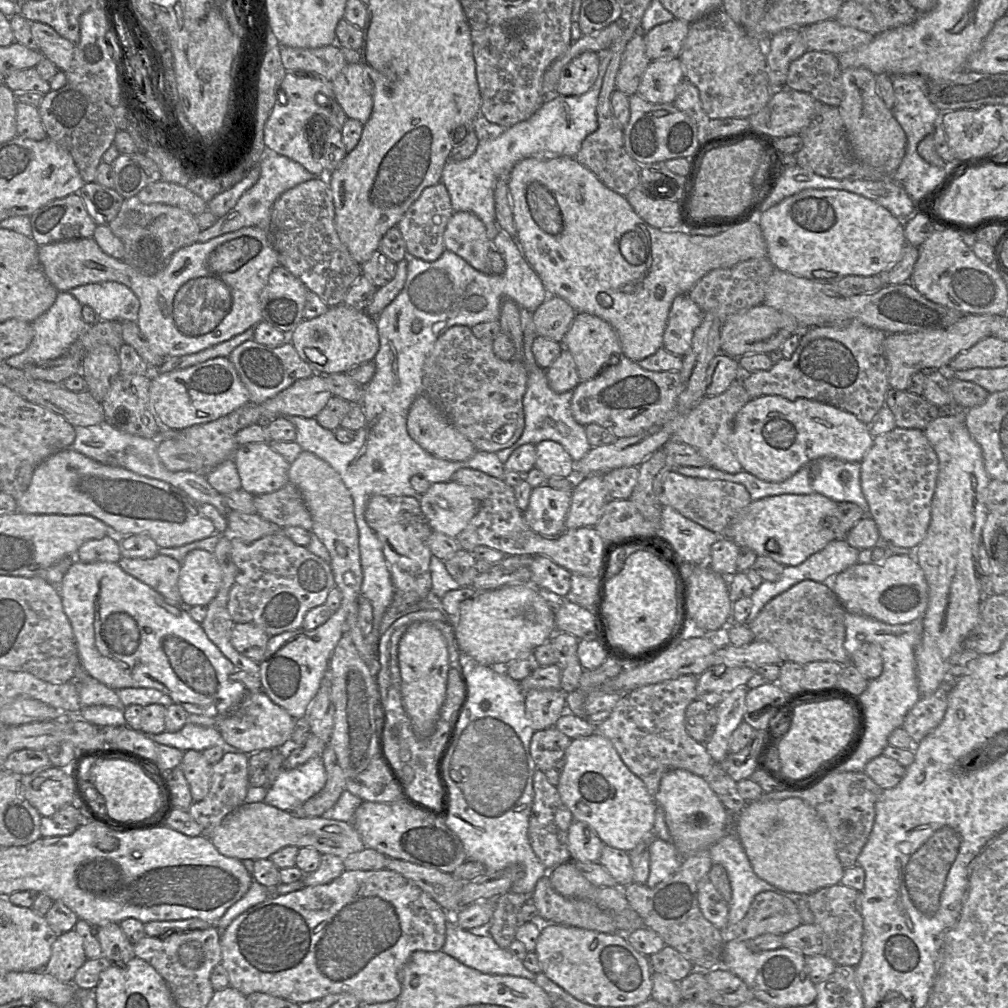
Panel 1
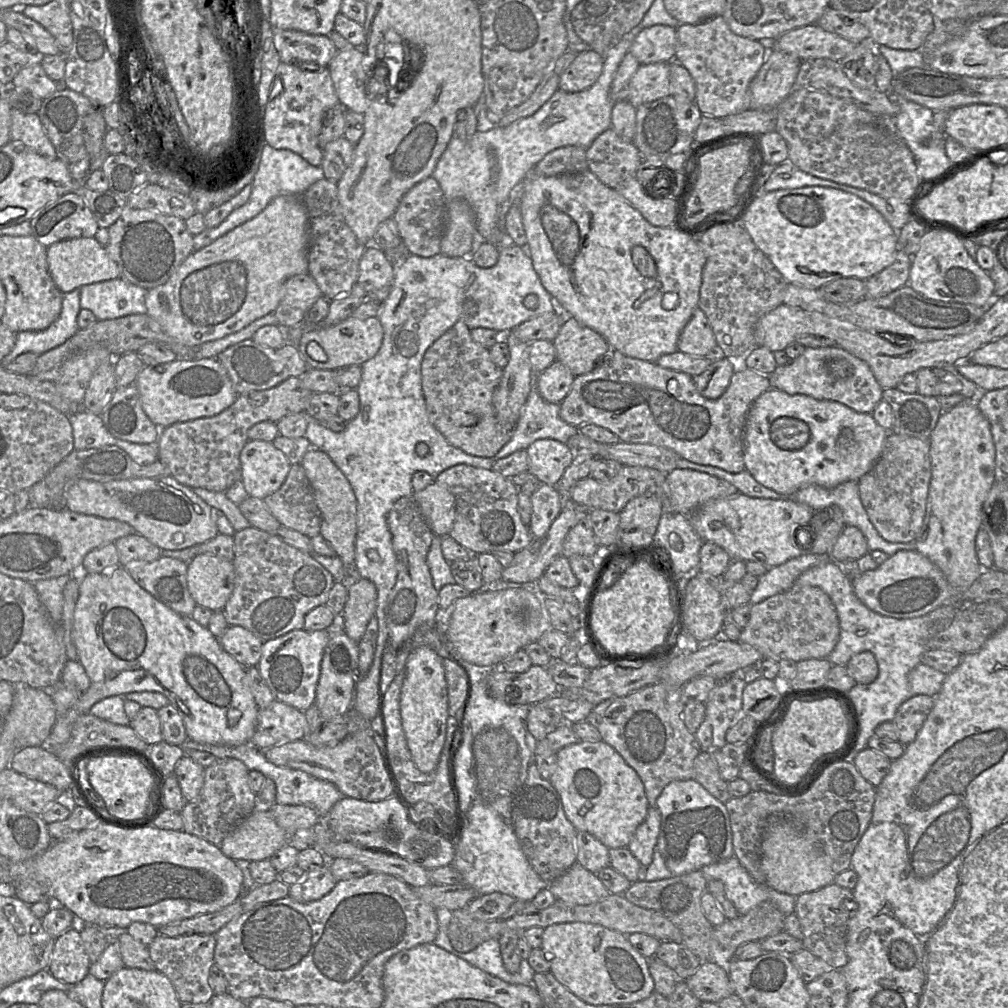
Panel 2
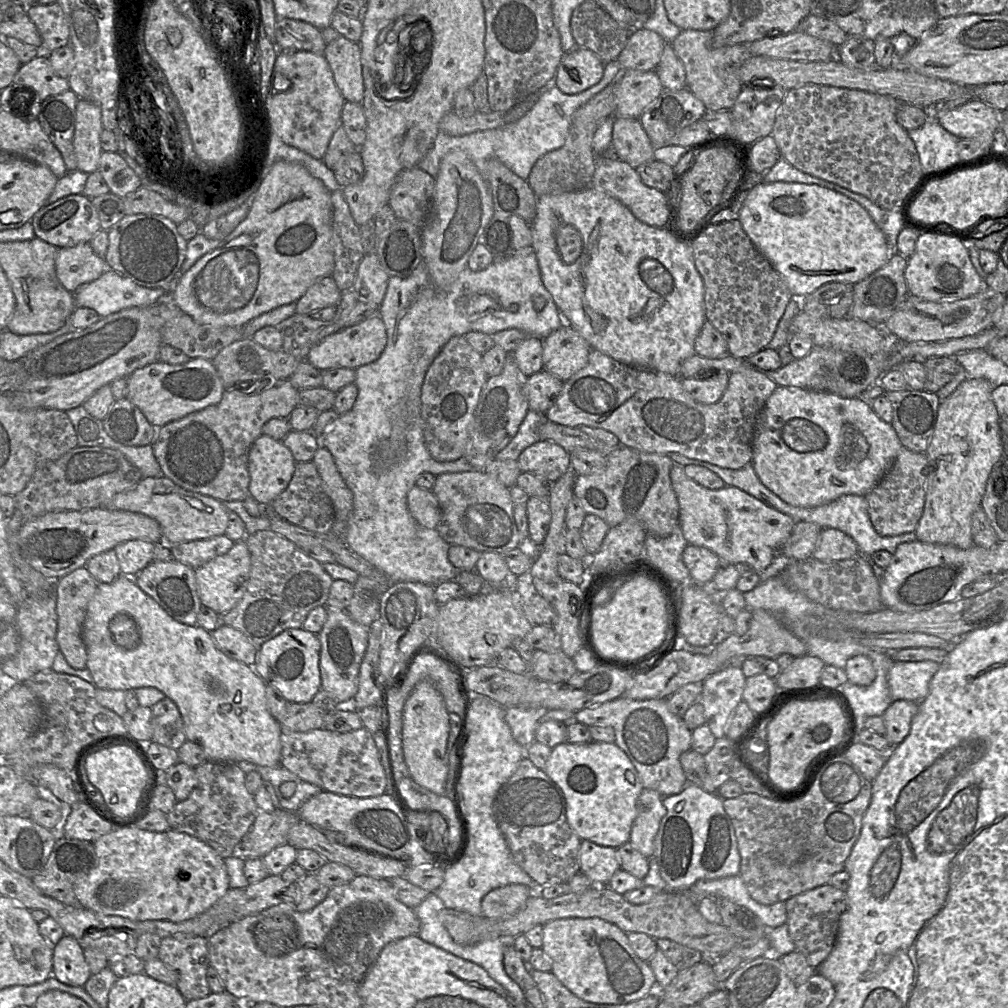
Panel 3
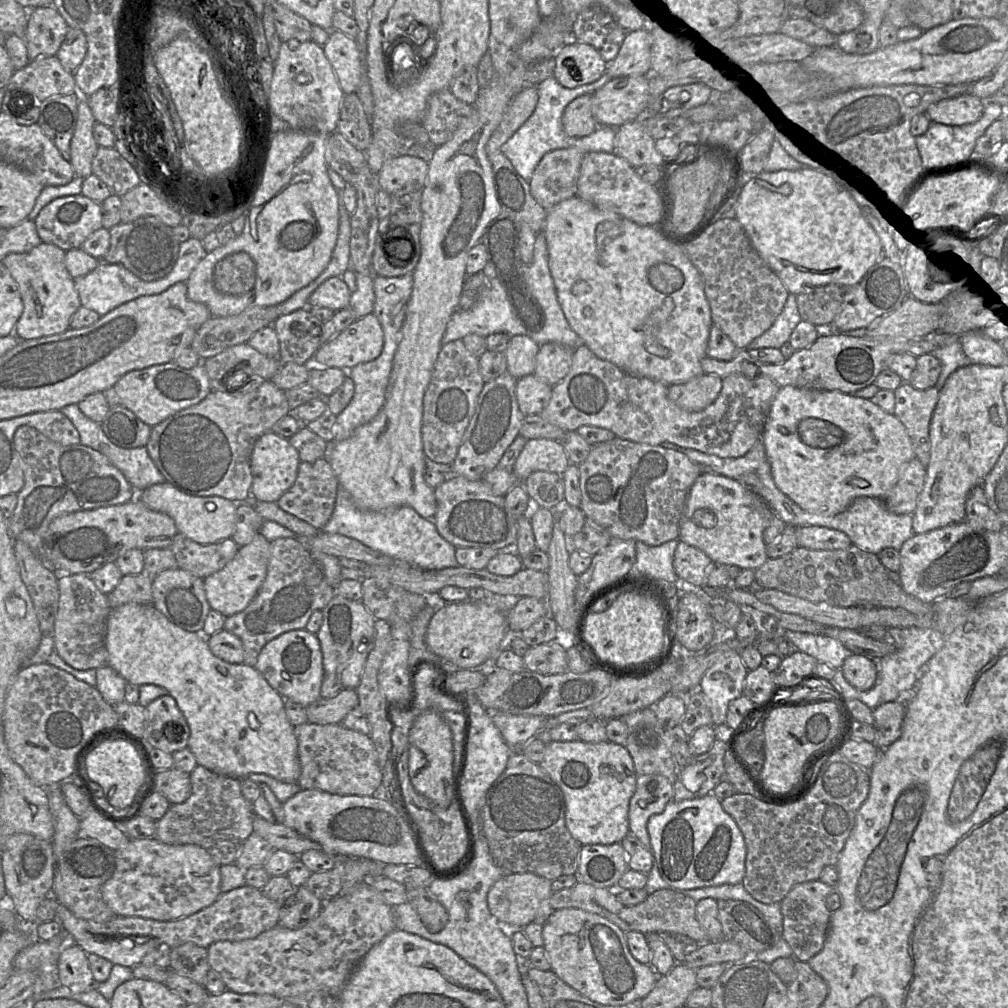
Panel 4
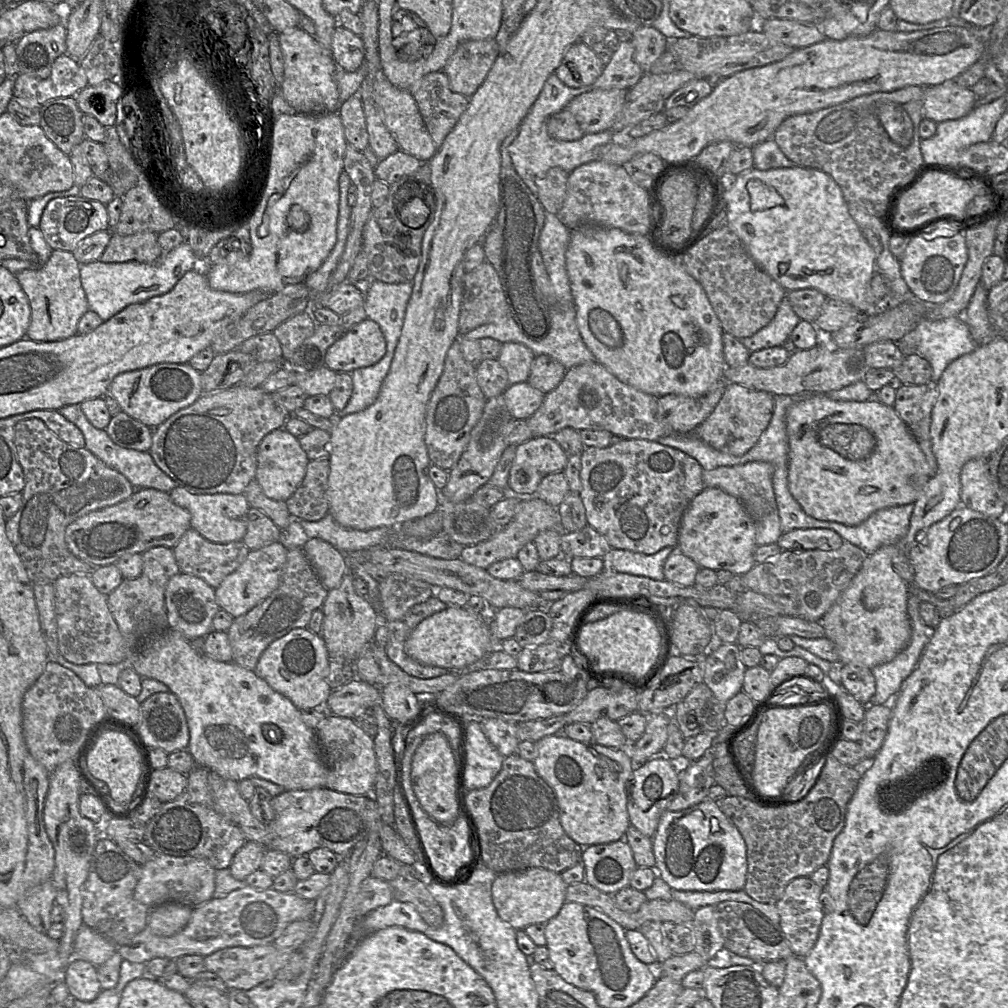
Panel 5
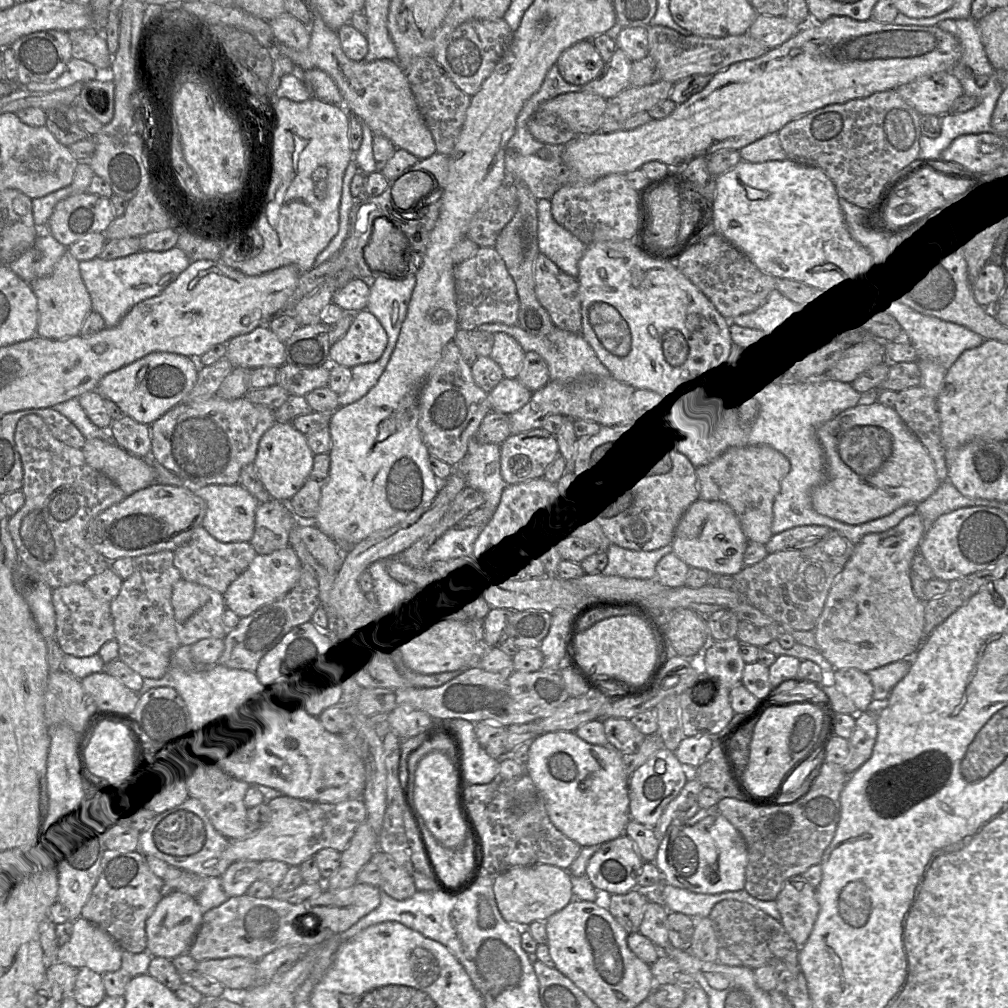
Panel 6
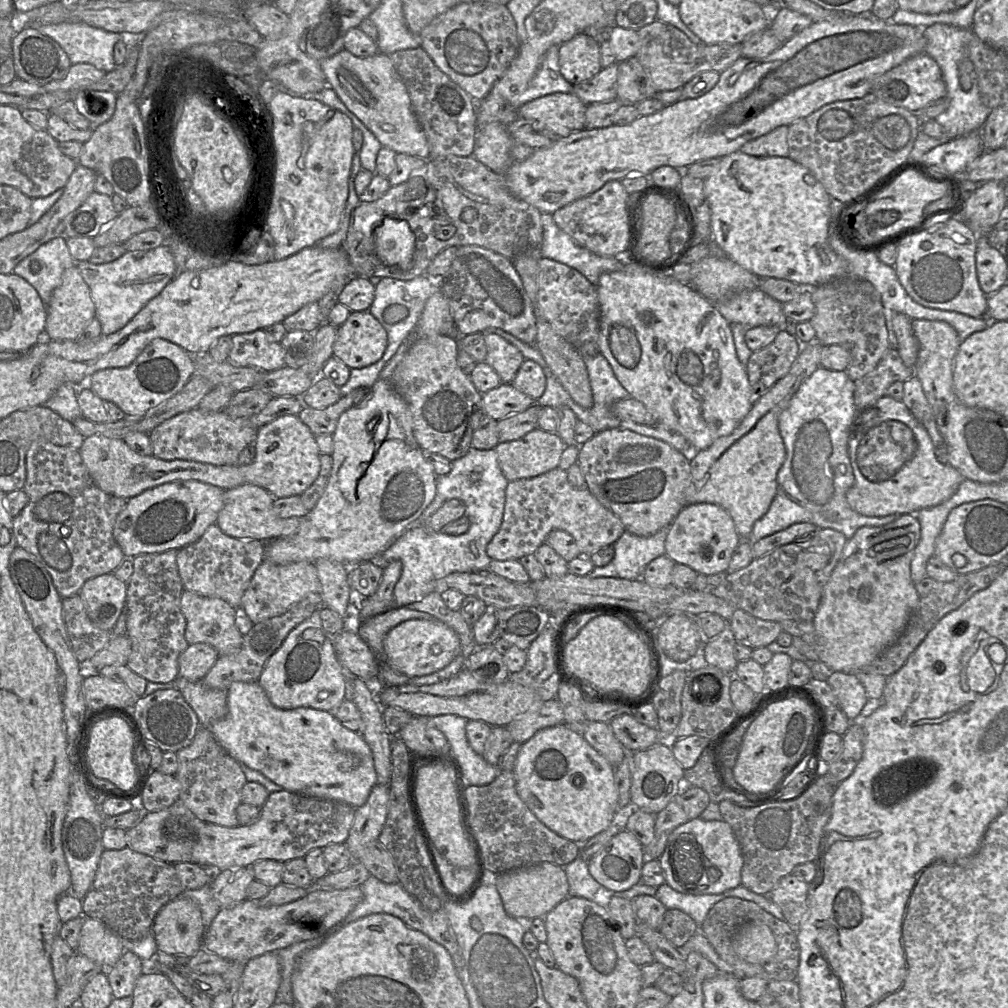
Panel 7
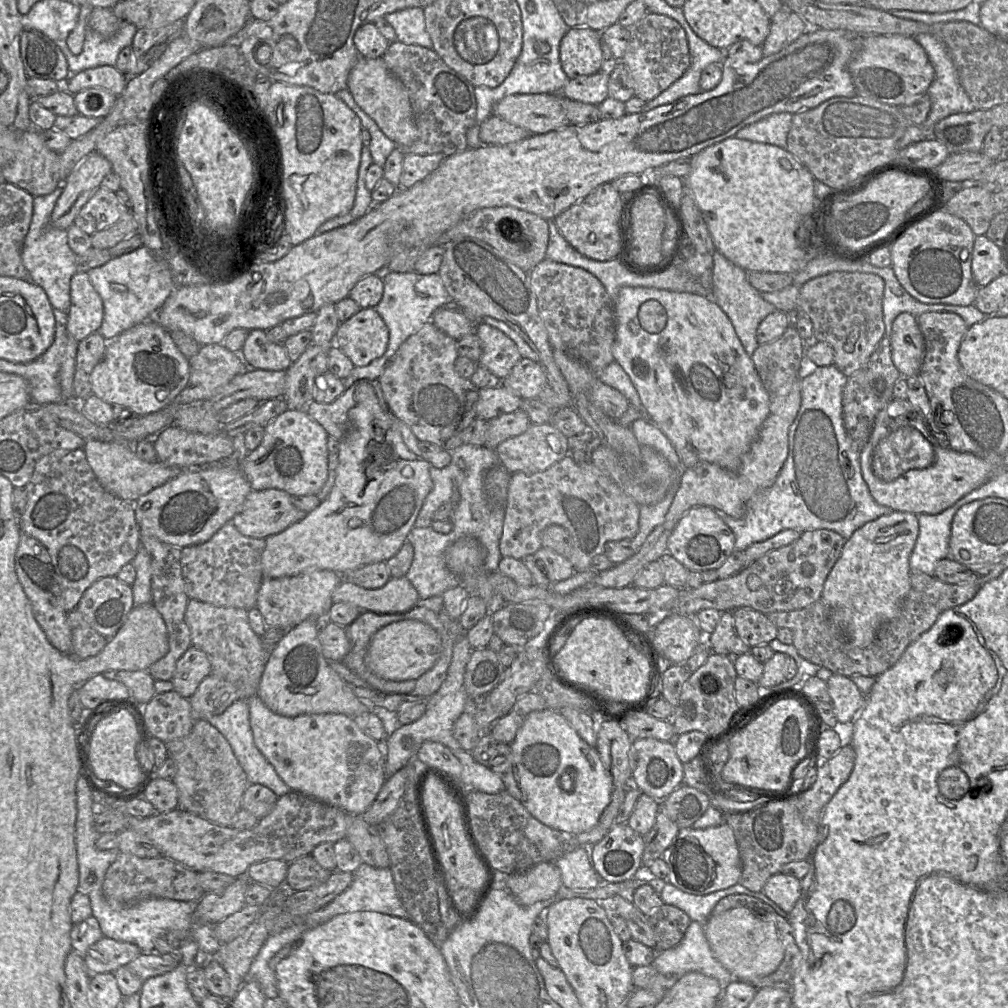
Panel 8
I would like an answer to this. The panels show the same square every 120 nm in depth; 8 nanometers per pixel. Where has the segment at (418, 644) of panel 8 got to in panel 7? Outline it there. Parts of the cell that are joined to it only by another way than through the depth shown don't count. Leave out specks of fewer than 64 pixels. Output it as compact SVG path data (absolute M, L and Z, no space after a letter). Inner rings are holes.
M437 619L407 620L392 628L384 638L386 661L395 670L417 677L432 674L449 665L461 654L461 643L456 632Z

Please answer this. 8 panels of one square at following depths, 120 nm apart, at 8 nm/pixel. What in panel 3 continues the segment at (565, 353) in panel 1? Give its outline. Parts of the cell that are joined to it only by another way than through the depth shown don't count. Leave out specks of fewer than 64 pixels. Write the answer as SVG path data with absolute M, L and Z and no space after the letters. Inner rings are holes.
M545 370L529 376L524 387L528 409L545 415L557 401L563 385L563 381Z

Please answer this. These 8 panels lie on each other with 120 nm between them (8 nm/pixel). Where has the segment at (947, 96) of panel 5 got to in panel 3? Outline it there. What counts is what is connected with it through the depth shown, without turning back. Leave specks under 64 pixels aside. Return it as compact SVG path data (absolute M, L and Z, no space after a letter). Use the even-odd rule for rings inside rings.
M972 99L955 109L939 112L936 119L945 130L959 139L997 134L1000 129L1000 112L979 99Z

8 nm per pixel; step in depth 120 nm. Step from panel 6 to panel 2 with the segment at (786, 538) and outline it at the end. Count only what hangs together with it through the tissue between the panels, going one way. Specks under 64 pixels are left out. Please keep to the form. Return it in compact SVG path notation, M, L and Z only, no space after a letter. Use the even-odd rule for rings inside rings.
M845 526L829 556L838 564L851 564L868 552L868 543L863 533L855 526Z

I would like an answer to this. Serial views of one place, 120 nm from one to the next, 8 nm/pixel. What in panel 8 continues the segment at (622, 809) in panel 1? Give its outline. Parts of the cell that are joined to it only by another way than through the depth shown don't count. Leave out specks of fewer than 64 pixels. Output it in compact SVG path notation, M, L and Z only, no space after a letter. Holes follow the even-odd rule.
M550 708L529 713L510 744L510 762L502 779L506 790L542 824L562 832L579 835L597 825L610 804L614 786L595 747L589 746L558 712Z

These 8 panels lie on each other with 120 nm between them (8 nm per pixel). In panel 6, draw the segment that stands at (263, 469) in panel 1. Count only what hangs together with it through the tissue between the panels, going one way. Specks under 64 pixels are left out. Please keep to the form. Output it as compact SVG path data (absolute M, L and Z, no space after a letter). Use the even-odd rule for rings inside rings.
M276 421L261 437L254 465L272 499L287 502L303 486L313 467L314 454L307 438L291 422Z

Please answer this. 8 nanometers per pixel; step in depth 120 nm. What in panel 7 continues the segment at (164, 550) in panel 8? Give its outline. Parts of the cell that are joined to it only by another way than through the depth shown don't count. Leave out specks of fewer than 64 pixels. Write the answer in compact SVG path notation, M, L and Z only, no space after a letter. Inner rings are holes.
M177 550L140 554L132 559L133 574L127 582L124 607L125 634L132 645L126 666L148 682L174 682L178 677L178 658L189 646L185 639L186 619L180 606L184 587L176 559Z

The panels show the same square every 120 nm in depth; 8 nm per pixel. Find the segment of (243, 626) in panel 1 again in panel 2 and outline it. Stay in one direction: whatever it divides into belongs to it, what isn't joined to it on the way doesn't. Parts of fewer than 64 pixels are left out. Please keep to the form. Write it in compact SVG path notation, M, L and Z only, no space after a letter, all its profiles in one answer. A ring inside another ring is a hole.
M228 626L218 639L221 647L244 667L258 666L264 641L242 626Z

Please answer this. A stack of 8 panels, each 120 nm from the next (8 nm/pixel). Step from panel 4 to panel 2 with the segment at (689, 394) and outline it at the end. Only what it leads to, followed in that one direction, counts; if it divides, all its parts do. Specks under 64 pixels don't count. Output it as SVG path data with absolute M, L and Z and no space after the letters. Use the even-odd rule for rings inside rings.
M722 358L714 361L706 371L692 379L700 395L709 400L716 400L726 391L734 372L734 361Z

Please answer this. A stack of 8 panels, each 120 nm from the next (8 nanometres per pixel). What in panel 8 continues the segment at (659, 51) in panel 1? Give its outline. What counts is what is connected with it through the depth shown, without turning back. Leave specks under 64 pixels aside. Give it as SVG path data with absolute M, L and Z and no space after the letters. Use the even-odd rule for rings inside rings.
M599 71L590 76L569 79L560 94L570 100L597 106L609 97L608 82L609 75Z

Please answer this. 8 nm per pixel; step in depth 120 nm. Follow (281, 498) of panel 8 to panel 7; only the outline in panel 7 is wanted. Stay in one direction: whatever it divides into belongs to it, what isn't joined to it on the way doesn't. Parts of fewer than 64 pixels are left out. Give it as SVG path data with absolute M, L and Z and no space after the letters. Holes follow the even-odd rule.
M244 484L224 490L223 507L220 510L216 525L228 536L241 540L260 540L269 542L284 538L298 531L301 518L280 518L274 510L274 497L265 489Z

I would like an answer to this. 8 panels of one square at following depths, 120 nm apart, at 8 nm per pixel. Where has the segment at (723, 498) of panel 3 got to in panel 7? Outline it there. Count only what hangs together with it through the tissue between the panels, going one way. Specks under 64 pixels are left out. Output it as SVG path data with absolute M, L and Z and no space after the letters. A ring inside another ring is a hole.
M696 503L685 506L670 524L665 555L675 563L689 566L698 574L709 576L727 571L740 542L734 521L724 508L712 503Z

